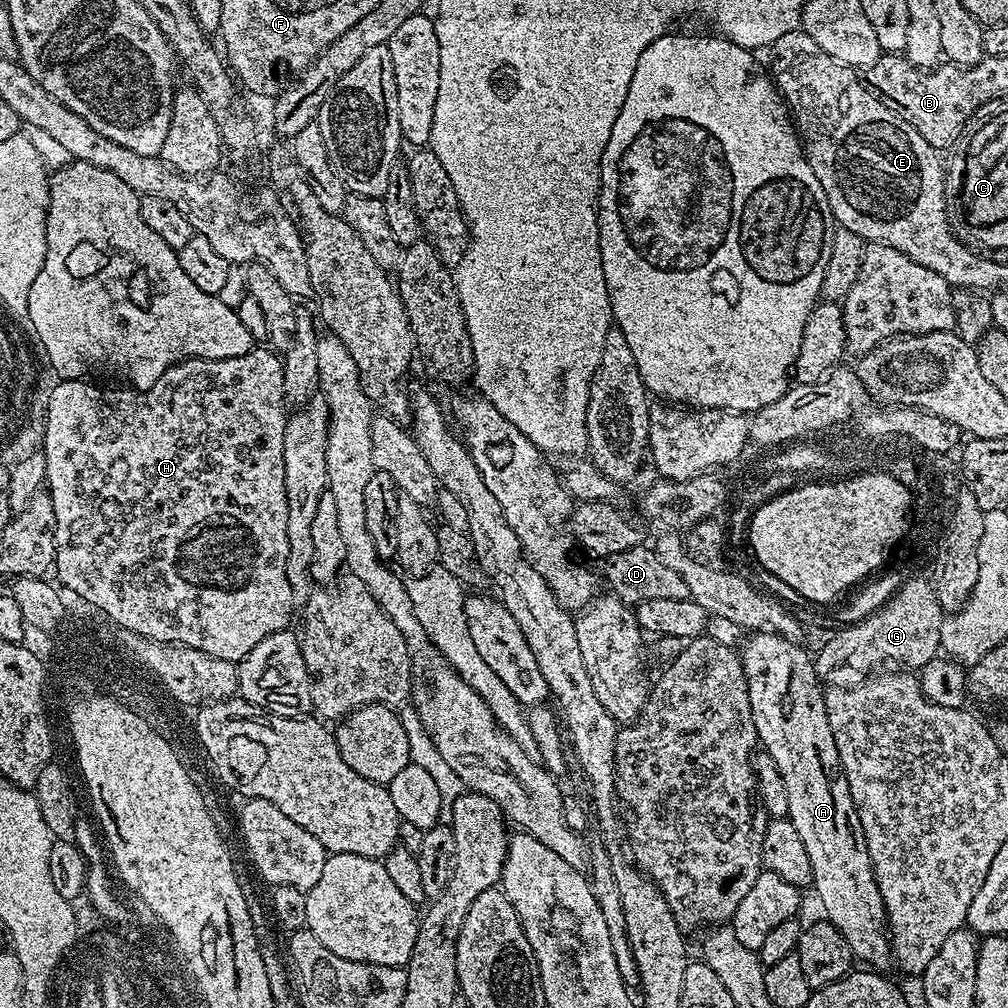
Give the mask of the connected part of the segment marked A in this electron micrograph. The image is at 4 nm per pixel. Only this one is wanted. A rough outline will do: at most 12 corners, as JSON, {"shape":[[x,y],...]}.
{"shape":[[753,632],[756,739],[823,915],[872,970],[888,915],[813,657]]}

